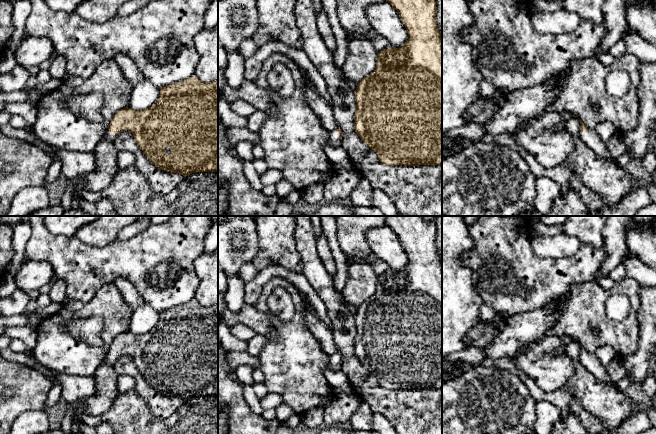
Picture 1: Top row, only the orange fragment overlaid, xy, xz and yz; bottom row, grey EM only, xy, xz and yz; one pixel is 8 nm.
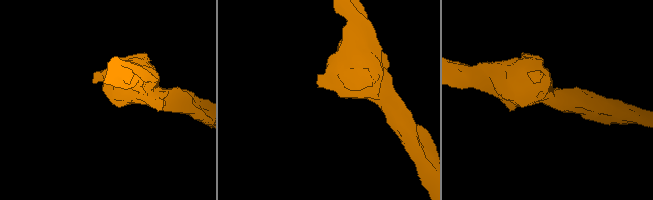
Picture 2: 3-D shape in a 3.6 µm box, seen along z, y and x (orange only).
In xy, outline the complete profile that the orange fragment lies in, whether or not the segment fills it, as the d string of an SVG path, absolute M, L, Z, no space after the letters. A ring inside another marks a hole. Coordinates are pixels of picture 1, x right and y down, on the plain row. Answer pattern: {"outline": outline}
{"outline": "M191 301L187 304L170 308L160 312L160 321L151 331L135 335L124 332L115 337L105 362L114 365L116 359L122 354L129 354L145 380L158 393L189 400L197 396L218 395L218 304L203 306Z"}

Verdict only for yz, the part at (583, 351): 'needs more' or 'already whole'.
needs more

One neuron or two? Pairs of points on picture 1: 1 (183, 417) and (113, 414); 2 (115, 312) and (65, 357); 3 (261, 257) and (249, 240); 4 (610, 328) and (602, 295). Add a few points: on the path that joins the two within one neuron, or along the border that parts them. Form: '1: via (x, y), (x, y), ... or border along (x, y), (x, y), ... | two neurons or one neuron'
1: via (166, 423), (135, 423), (130, 418) | one neuron
2: via (110, 330), (106, 345), (95, 356), (83, 357) | one neuron
3: border along (257, 229), (258, 252), (251, 261) | two neurons
4: via (602, 320), (599, 317), (599, 303) | one neuron

